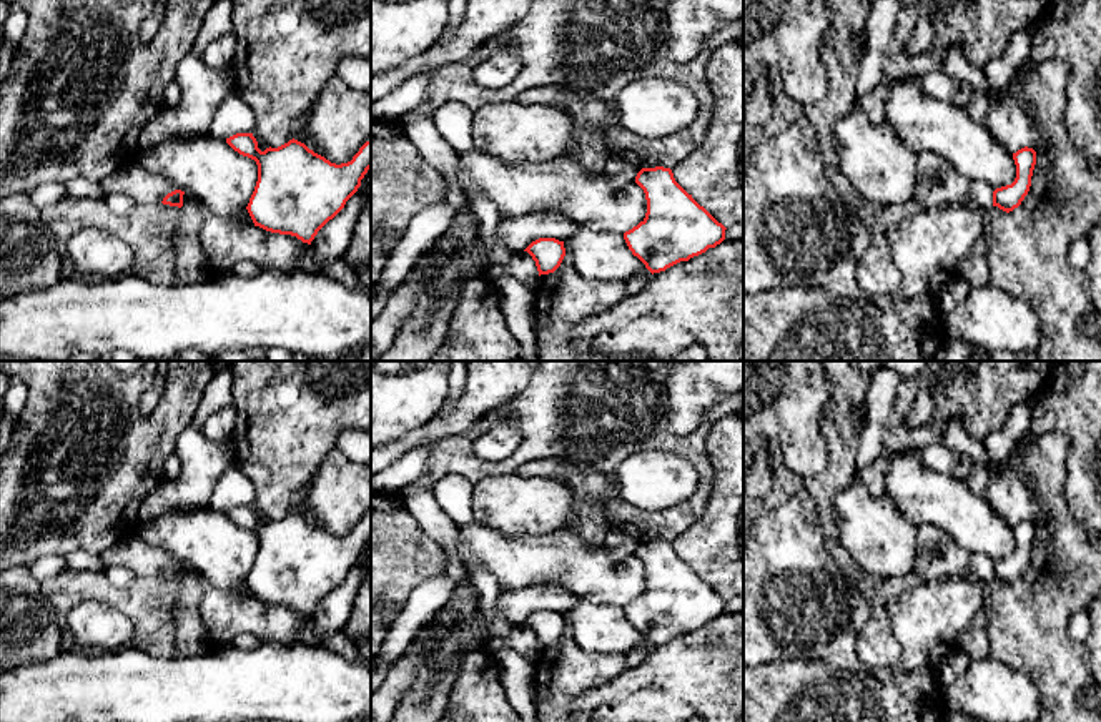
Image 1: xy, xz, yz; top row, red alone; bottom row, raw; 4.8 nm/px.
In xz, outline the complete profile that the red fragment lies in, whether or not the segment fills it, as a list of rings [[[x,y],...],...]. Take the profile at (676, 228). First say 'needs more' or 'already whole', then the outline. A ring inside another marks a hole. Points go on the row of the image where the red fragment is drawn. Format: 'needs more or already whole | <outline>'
already whole | [[[642,168],[635,183],[645,193],[647,213],[624,240],[652,274],[725,240],[727,228],[675,181],[670,168]]]

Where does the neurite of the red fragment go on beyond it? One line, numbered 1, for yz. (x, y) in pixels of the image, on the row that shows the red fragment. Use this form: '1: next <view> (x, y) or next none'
1: next none

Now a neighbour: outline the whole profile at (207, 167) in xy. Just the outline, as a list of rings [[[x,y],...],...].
[[[210,133],[166,138],[155,148],[140,151],[136,163],[195,195],[215,215],[230,220],[248,206],[258,181],[256,161]]]

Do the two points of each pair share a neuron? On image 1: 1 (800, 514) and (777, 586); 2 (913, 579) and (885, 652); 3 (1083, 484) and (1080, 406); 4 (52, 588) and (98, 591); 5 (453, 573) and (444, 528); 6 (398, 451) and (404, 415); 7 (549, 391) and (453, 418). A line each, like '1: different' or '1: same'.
1: same
2: same
3: same
4: same
5: same
6: different
7: different

